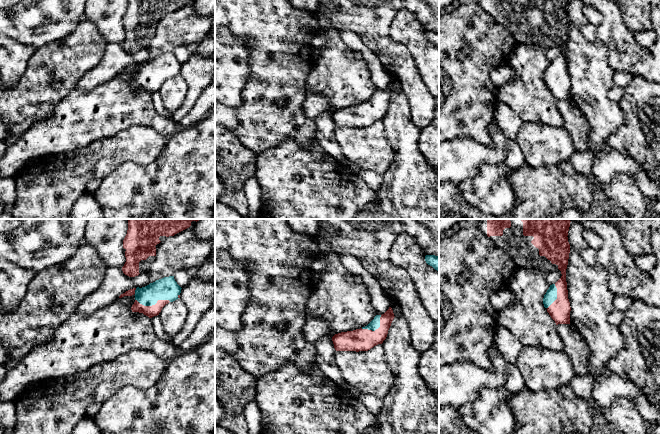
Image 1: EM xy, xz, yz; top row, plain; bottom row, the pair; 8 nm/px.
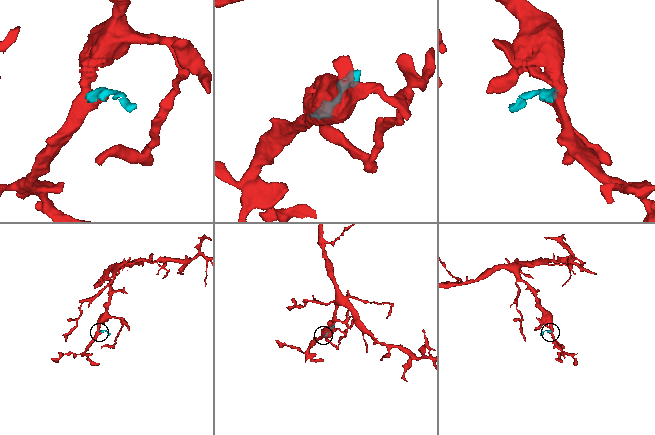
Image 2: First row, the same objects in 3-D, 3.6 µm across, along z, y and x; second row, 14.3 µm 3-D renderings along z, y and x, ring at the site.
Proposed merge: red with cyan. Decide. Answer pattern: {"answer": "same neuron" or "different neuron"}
{"answer": "same neuron"}

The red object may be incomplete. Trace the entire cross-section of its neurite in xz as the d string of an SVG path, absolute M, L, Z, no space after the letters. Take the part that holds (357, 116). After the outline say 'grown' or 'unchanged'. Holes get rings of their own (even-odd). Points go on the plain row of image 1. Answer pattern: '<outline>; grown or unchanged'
M391 83L382 91L376 91L365 103L341 108L332 113L336 127L368 127L386 115L394 95Z; grown

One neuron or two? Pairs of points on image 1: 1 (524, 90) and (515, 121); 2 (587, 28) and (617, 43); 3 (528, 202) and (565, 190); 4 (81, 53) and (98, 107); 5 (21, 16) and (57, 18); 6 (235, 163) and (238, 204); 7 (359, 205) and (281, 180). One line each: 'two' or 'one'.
1: two
2: two
3: one
4: two
5: one
6: one
7: one

